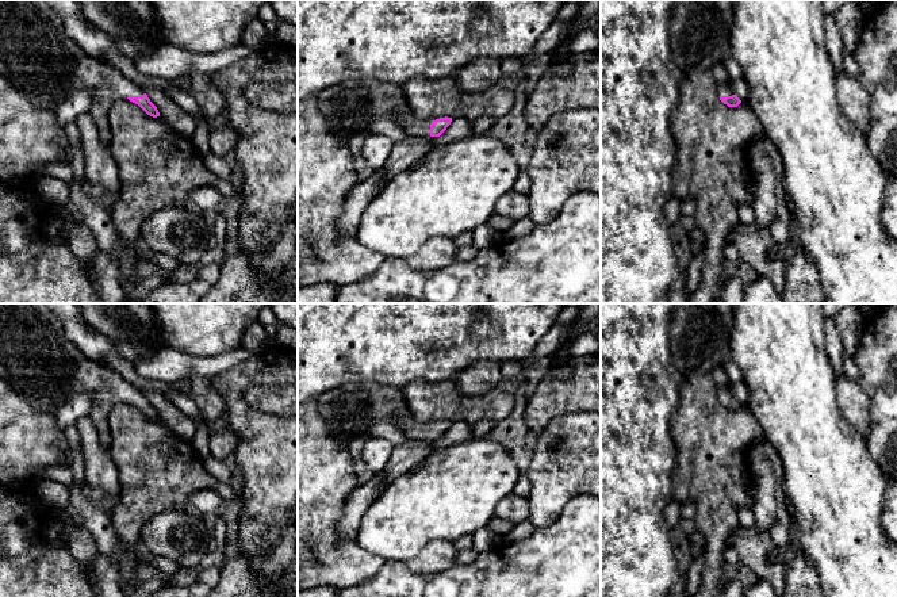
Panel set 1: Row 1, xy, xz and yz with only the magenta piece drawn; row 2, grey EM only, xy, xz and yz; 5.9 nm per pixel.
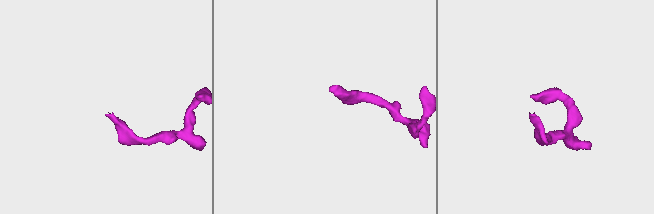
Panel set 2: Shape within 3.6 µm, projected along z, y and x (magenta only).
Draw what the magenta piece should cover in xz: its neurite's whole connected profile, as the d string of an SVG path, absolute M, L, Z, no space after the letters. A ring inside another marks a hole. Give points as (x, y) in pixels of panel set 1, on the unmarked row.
M348 383L325 391L317 397L317 401L318 412L329 426L331 436L346 443L354 437L367 437L367 429L373 422L382 420L392 422L400 432L405 433L409 441L440 440L452 425L452 421L448 420L421 425L414 420L402 389L380 383Z

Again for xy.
M0 303L0 378L26 402L41 412L54 413L61 402L77 393L92 395L89 418L100 444L110 448L110 412L118 401L127 401L147 418L160 416L141 390L115 371L87 357L65 334L64 326L46 303Z

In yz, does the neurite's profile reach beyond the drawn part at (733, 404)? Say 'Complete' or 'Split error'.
Split error

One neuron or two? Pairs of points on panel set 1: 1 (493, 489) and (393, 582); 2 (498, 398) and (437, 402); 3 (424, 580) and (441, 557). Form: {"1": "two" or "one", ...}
{"1": "two", "2": "one", "3": "two"}

